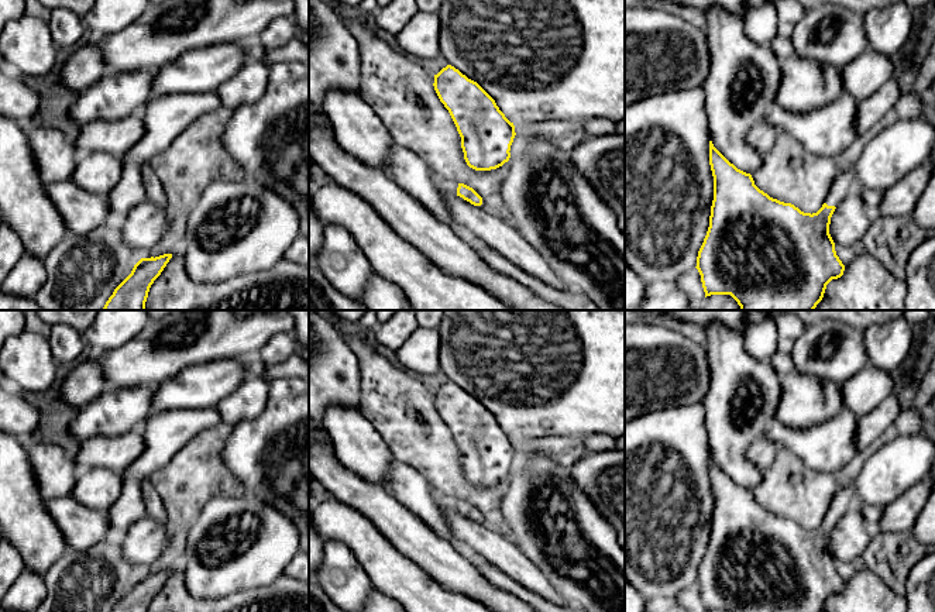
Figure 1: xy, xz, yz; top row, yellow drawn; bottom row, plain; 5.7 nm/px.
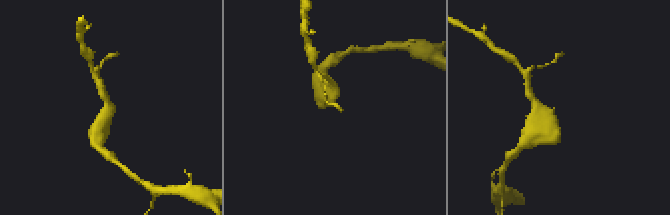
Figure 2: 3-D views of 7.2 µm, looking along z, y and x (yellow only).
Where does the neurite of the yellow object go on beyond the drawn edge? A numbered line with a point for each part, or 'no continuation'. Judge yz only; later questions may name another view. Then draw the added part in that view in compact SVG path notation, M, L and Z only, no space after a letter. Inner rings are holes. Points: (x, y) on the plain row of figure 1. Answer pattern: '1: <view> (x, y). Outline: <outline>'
1: yz (845, 498). Outline: M855 484L846 485L843 489L833 495L829 509L825 515L825 519L828 522L836 523L855 503L855 501L856 501Z

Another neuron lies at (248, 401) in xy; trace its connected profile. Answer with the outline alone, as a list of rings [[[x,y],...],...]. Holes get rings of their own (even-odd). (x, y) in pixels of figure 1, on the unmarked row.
[[[248,374],[241,385],[217,403],[221,422],[236,426],[257,417],[265,408],[269,382]]]

